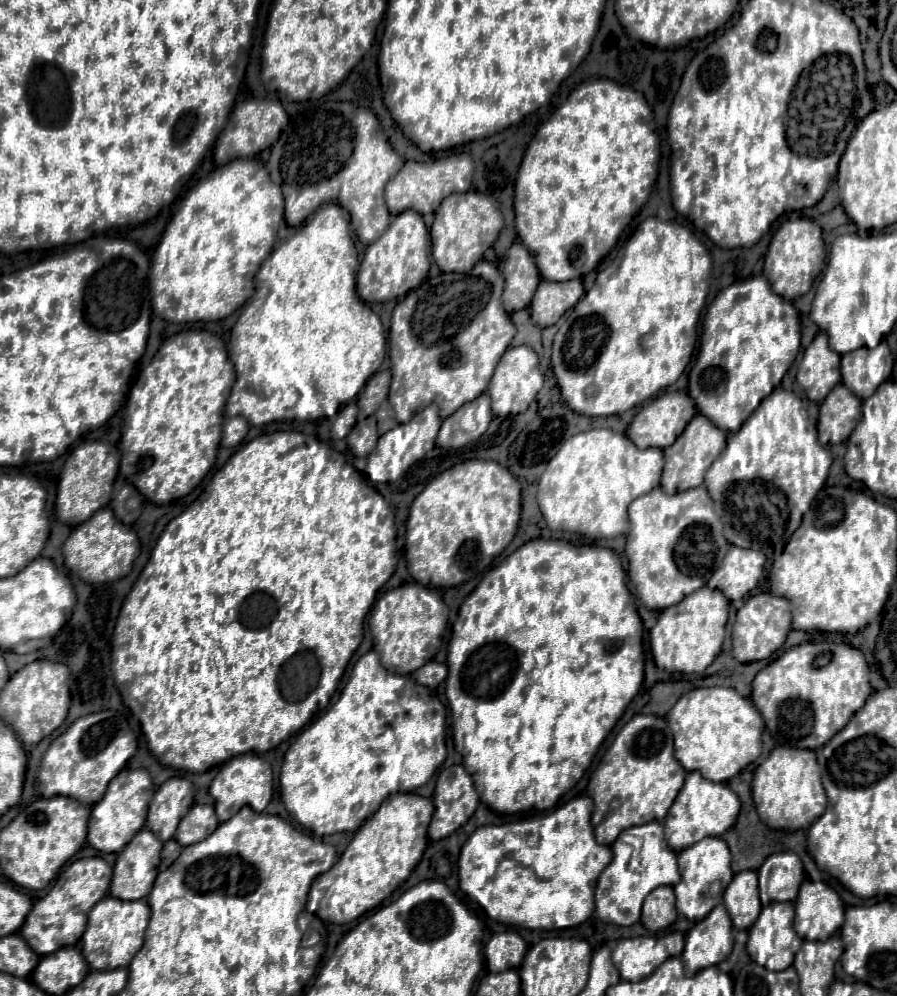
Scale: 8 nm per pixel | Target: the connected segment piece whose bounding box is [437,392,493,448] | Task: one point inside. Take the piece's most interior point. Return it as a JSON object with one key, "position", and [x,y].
{"position":[470,421]}

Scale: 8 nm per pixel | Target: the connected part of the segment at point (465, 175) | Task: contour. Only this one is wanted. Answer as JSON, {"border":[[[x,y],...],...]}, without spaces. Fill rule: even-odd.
{"border":[[[467,152],[453,154],[449,158],[441,158],[435,162],[405,162],[405,166],[397,172],[395,178],[389,180],[385,186],[385,202],[391,212],[391,216],[401,214],[403,210],[417,210],[419,214],[429,214],[435,212],[437,206],[441,204],[443,198],[455,192],[467,192],[471,188],[473,180],[473,160],[469,158]]]}

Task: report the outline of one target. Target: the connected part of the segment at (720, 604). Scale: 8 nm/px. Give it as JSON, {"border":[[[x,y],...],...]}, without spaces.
{"border":[[[703,586],[679,604],[661,612],[657,624],[651,628],[651,652],[655,664],[667,672],[703,672],[721,652],[727,624],[729,600],[719,590]]]}

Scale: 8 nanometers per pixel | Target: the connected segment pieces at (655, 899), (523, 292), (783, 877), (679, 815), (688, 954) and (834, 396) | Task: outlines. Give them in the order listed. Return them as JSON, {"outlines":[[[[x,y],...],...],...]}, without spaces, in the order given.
{"outlines":[[[[659,886],[655,888],[643,902],[641,922],[647,930],[659,932],[667,926],[671,926],[677,918],[675,910],[675,894],[671,886]]],[[[515,242],[507,254],[505,262],[501,264],[501,272],[505,278],[505,290],[503,290],[503,308],[511,314],[517,310],[523,310],[529,306],[541,276],[535,266],[533,256],[521,242]]],[[[795,852],[771,854],[759,868],[761,902],[791,902],[805,878],[803,864]]],[[[697,770],[689,772],[685,778],[685,784],[679,790],[673,806],[669,808],[665,824],[663,824],[665,840],[667,840],[669,848],[683,850],[683,848],[689,848],[695,842],[703,840],[705,836],[721,836],[737,820],[739,806],[741,806],[739,798],[733,790],[729,790],[729,786],[711,782],[711,780],[703,778],[703,774]]],[[[723,904],[715,906],[707,918],[697,922],[689,930],[685,938],[685,950],[681,954],[685,974],[693,976],[703,968],[723,962],[733,948],[731,930],[733,924]]],[[[837,384],[819,410],[819,442],[823,446],[845,442],[861,418],[861,400],[843,384]]]]}

